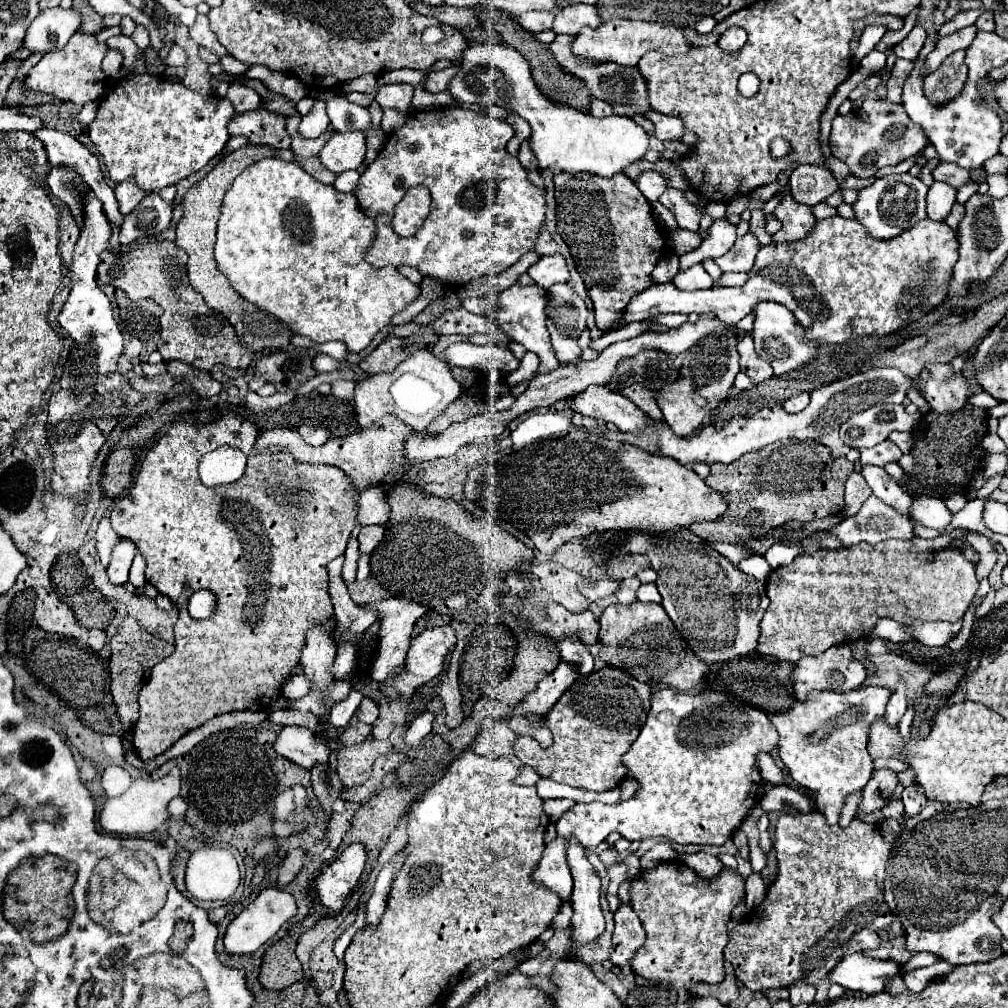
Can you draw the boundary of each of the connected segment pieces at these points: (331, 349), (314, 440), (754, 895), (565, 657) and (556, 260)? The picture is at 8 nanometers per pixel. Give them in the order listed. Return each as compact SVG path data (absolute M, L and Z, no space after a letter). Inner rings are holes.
M330 341L330 343L322 343L322 345L316 345L314 347L314 353L324 353L324 355L330 355L334 359L346 359L348 351L344 351L344 345L340 341Z
M302 425L302 427L298 429L298 433L300 433L300 437L302 437L308 445L314 445L314 447L324 445L324 443L328 441L328 437L330 437L330 431L328 431L328 429L324 429L324 427L312 427L312 425Z
M750 873L745 881L745 903L748 907L756 907L764 901L766 891L764 891L764 881L758 873ZM758 898L758 905L756 899Z
M564 639L564 643L558 643L558 651L560 651L560 661L576 665L580 677L592 673L594 659L584 643L576 643L576 639Z
M560 253L540 257L530 269L528 275L534 279L538 287L550 287L552 283L566 283L570 279L570 273L566 269L566 261Z

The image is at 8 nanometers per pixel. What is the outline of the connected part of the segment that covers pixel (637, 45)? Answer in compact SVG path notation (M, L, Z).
M612 19L608 23L602 23L596 29L584 27L576 35L570 49L572 49L574 57L586 59L586 61L592 61L592 63L618 63L618 65L634 67L640 61L640 57L650 49L658 49L666 55L682 55L682 53L688 51L688 41L684 39L684 29L680 25Z

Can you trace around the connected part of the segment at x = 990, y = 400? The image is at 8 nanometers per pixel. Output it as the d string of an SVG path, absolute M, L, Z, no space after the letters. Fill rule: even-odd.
M980 391L980 393L972 395L972 397L968 399L968 403L970 403L972 407L980 407L980 409L988 409L988 407L996 407L996 405L998 405L998 401L996 401L992 395L988 395L986 391Z

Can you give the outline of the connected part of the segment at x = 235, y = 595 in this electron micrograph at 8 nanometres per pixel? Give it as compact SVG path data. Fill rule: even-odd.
M226 415L214 423L208 425L190 425L190 423L174 423L170 427L170 431L146 453L144 461L138 467L134 485L126 491L126 495L116 503L116 507L110 513L112 519L112 527L114 531L122 537L122 539L132 539L140 551L146 557L146 581L150 585L154 585L162 595L170 597L178 611L178 623L174 627L174 653L166 659L162 659L150 675L150 681L144 685L144 689L138 695L138 705L140 705L140 717L134 723L134 747L140 755L142 761L150 761L154 757L158 757L160 753L164 753L166 749L170 749L184 733L204 725L206 721L210 721L216 715L222 713L230 713L230 711L268 711L270 703L274 699L278 699L278 695L282 695L282 685L292 677L294 667L300 663L300 655L302 655L302 647L306 643L306 631L316 627L318 623L328 623L332 627L336 627L336 617L334 617L334 609L332 603L328 599L328 585L324 583L326 575L324 575L324 567L326 563L330 563L334 557L342 555L346 551L346 541L356 525L356 513L358 513L358 493L352 491L352 481L350 477L340 469L340 467L332 467L332 465L308 465L308 463L300 463L296 459L292 459L292 455L280 455L280 453L264 453L264 459L248 459L246 463L246 473L244 477L240 477L238 481L230 483L230 485L220 485L220 487L206 487L202 485L200 477L198 477L198 463L202 459L204 453L220 449L220 447L234 447L244 451L248 457L252 457L252 447L256 443L256 435L260 431L246 419L238 417L238 415ZM198 589L210 589L216 593L218 597L218 609L216 613L206 619L206 621L196 621L188 615L188 599L194 591Z

